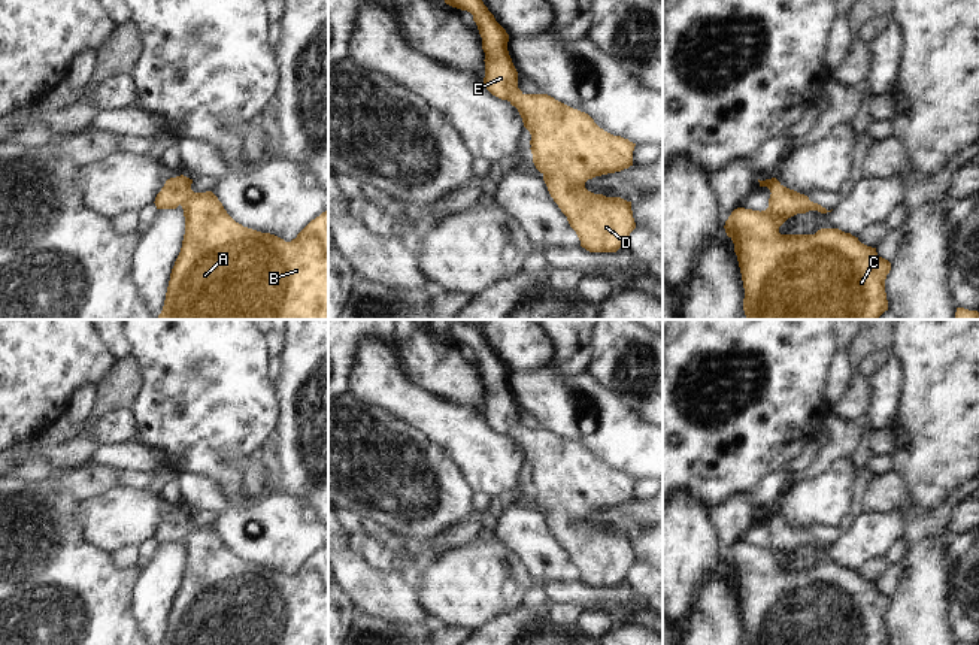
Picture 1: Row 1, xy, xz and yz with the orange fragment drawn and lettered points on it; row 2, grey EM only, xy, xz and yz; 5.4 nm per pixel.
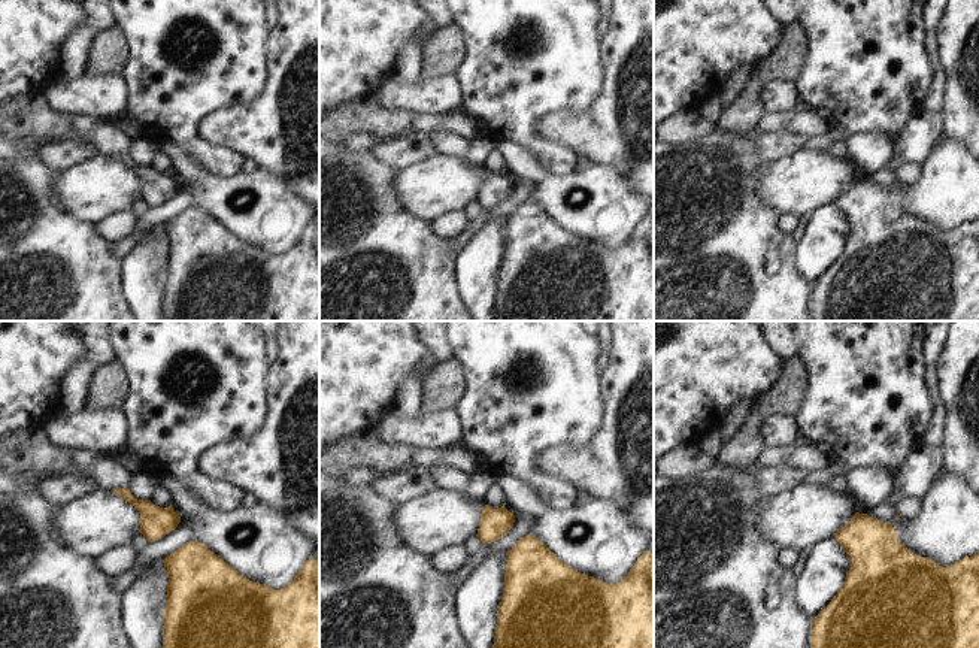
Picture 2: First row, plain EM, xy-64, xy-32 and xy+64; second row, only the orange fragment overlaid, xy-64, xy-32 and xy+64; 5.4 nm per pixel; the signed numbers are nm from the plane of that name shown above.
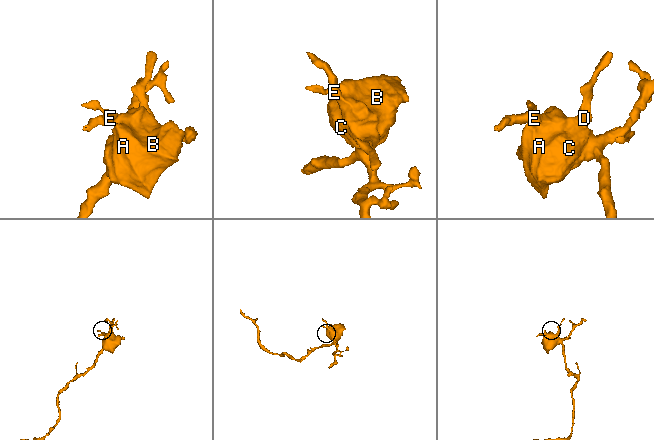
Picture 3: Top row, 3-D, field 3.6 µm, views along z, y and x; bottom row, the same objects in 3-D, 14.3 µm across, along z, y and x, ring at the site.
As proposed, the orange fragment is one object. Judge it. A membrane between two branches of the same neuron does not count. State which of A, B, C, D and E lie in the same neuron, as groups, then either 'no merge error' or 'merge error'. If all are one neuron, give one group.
A B C D E | no merge error

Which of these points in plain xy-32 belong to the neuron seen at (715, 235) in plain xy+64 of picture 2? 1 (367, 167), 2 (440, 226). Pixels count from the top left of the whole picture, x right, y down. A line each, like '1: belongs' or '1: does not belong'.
1: belongs
2: does not belong

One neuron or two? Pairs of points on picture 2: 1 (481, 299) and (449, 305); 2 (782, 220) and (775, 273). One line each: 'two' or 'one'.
1: two
2: two

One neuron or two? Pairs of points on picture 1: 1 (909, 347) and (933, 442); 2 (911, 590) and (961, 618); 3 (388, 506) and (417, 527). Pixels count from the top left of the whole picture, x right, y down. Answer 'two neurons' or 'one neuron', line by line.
1: one neuron
2: two neurons
3: one neuron

